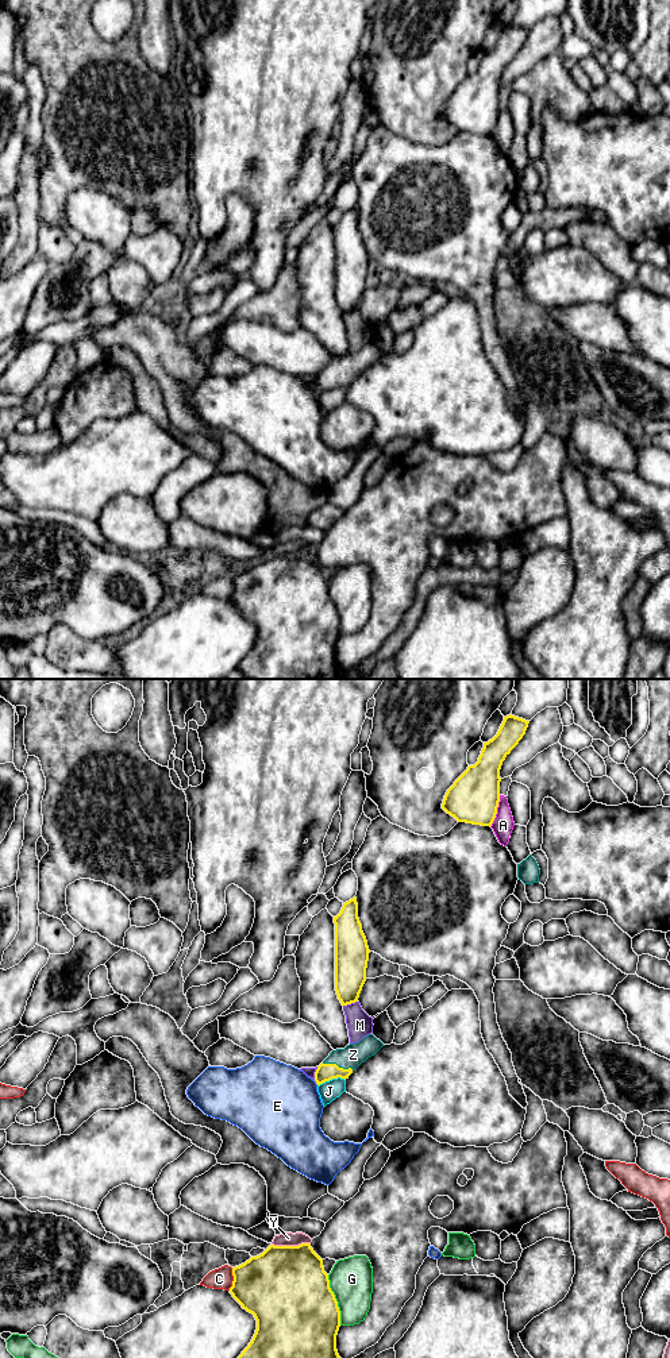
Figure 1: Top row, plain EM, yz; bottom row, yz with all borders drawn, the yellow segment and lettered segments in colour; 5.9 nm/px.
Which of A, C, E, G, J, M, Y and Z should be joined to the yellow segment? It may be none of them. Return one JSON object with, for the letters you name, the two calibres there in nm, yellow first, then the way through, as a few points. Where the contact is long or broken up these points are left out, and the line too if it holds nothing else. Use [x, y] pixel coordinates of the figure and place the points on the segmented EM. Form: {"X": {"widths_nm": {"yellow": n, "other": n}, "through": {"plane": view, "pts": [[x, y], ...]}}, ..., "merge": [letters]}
{"Z": {"widths_nm": {"yellow": 110, "other": 140}, "through": {"plane": "yz", "pts": [[324, 1072], [337, 1065], [353, 1054]]}}, "merge": ["Z"]}

